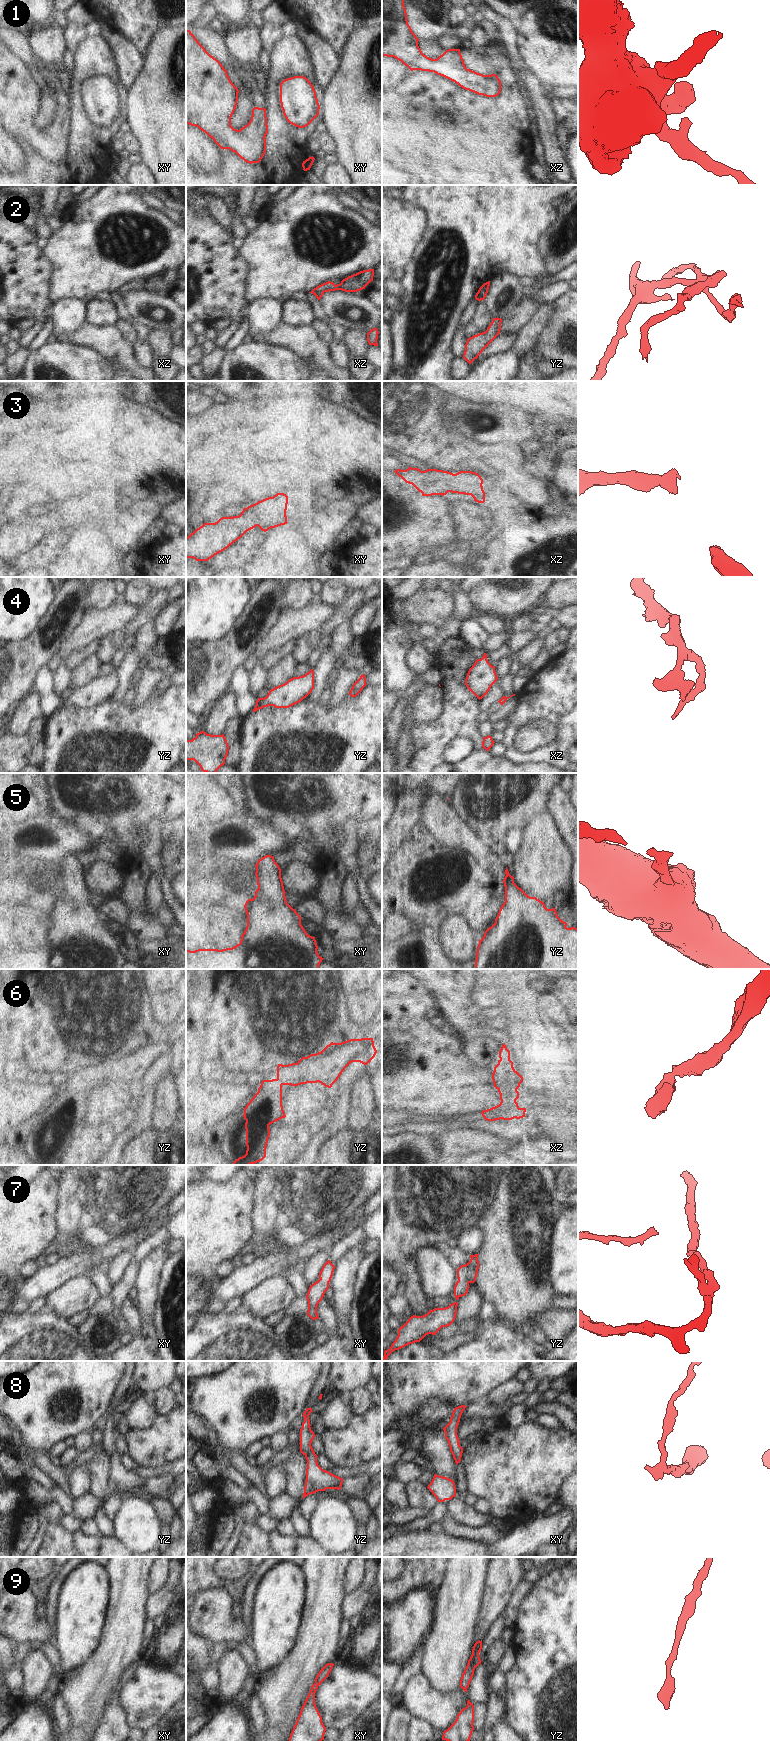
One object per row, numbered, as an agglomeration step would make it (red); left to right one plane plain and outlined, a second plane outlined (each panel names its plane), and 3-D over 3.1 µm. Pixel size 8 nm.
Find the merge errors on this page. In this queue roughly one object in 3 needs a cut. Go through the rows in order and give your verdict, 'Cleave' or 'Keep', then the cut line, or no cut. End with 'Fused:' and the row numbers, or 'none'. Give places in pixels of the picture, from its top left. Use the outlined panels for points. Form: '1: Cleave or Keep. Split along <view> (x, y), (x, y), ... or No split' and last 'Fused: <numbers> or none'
1: Keep. No split
2: Cleave. Split along xz (339, 284), (340, 289)
3: Keep. No split
4: Keep. No split
5: Keep. No split
6: Keep. No split
7: Keep. No split
8: Keep. No split
9: Keep. No split
Fused: 2.

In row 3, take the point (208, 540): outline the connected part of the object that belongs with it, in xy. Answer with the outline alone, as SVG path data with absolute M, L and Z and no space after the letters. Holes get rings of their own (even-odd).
M277 493L244 508L239 516L222 517L215 523L204 523L186 537L186 558L208 561L258 526L266 532L287 524L288 496Z

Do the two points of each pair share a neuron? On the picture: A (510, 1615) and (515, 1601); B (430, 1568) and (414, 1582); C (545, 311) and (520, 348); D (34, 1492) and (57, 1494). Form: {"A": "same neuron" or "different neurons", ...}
{"A": "same neuron", "B": "same neuron", "C": "same neuron", "D": "same neuron"}

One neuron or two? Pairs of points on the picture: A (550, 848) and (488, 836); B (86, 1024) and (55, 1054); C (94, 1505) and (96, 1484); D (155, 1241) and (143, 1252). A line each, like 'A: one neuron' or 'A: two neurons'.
A: two neurons
B: one neuron
C: two neurons
D: one neuron

